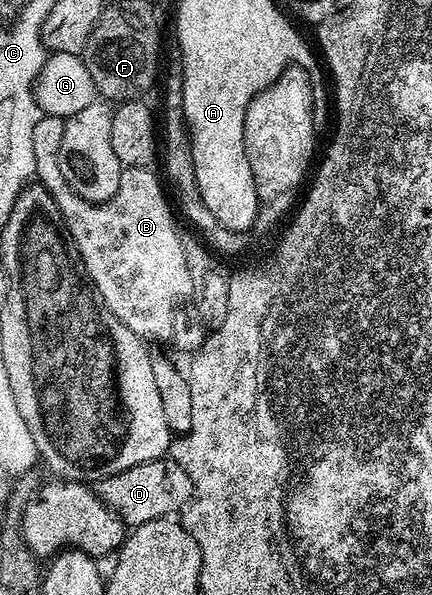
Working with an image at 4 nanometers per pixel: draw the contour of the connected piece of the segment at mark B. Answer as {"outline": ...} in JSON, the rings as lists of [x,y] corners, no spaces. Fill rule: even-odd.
{"outline":[[[42,115],[34,127],[34,163],[35,176],[39,184],[45,185],[60,212],[60,219],[71,244],[74,246],[80,264],[83,265],[88,280],[95,287],[96,293],[134,335],[143,337],[145,342],[167,342],[171,338],[171,327],[176,311],[191,298],[192,280],[190,267],[186,263],[186,251],[182,251],[181,230],[176,229],[172,218],[172,209],[168,206],[168,197],[160,186],[160,181],[151,172],[151,168],[121,168],[118,191],[109,201],[93,203],[82,199],[62,179],[62,171],[56,166],[56,156],[60,150],[60,131],[64,128],[65,118]]]}

